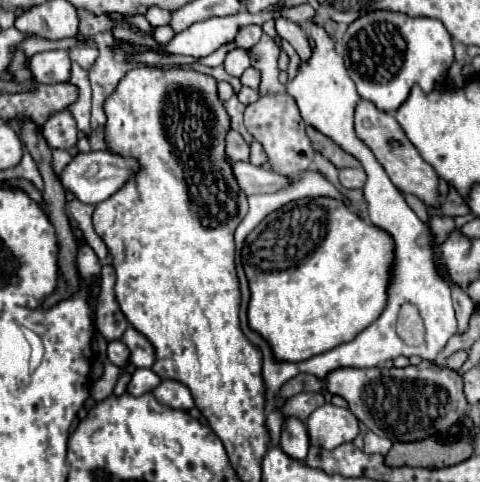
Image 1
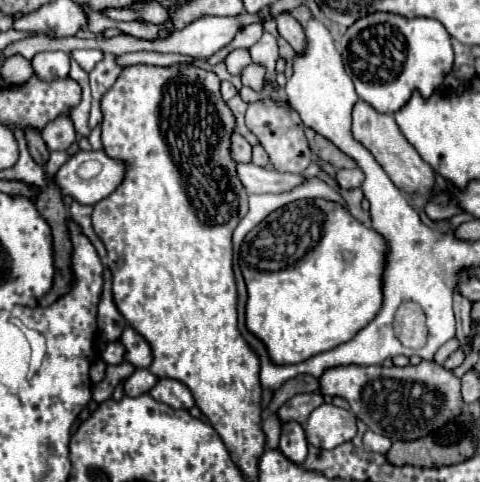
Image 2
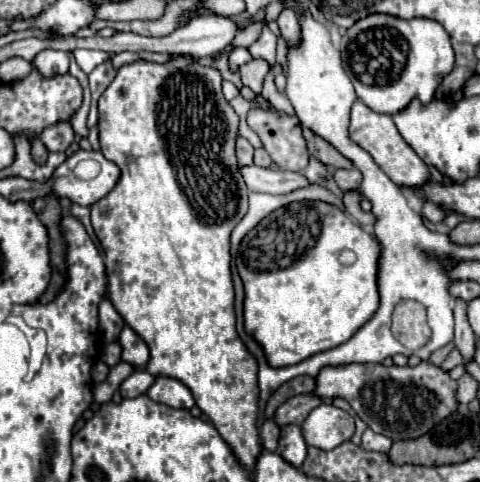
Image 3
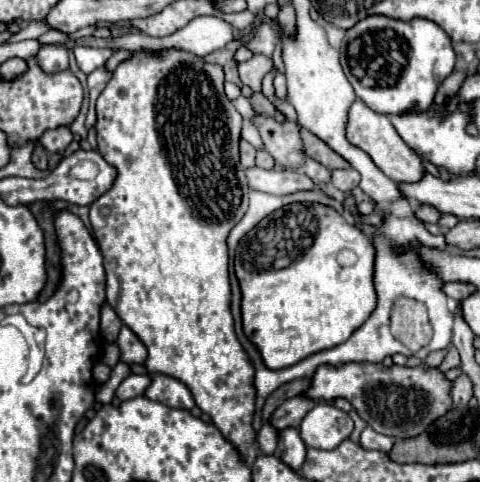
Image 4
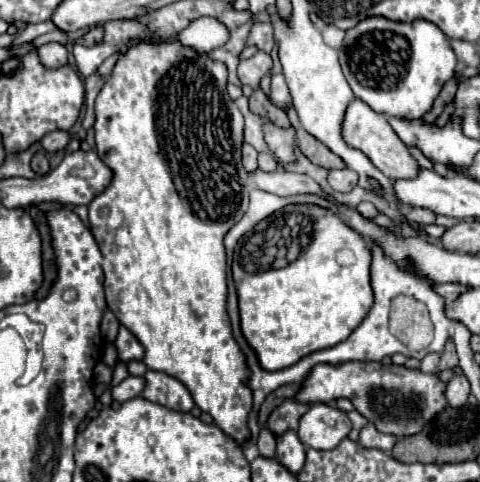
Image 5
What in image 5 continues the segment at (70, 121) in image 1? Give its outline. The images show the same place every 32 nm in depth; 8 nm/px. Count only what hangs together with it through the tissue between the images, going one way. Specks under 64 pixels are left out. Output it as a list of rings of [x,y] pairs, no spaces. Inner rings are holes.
[[[54,130],[54,132],[48,132],[48,134],[40,140],[40,144],[42,144],[42,148],[44,148],[46,152],[58,152],[58,150],[64,150],[64,148],[68,146],[68,142],[70,142],[70,132],[66,132],[66,130]]]

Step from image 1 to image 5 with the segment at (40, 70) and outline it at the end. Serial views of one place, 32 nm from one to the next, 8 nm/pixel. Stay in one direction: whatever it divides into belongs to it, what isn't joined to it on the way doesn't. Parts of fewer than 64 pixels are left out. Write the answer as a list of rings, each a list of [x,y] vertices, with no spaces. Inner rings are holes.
[[[44,44],[38,48],[38,56],[40,56],[40,62],[44,68],[62,68],[68,64],[68,50],[66,46],[62,44]]]

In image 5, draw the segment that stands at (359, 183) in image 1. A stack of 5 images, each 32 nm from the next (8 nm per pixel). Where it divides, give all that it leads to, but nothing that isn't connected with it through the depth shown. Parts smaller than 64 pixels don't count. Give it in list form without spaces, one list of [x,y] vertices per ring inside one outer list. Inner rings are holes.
[[[350,168],[344,170],[330,170],[328,184],[338,192],[350,192],[358,184],[358,174]]]

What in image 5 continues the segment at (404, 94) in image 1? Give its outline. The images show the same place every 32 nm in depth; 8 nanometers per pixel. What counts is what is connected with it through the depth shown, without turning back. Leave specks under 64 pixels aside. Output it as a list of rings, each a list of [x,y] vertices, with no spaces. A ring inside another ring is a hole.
[[[370,16],[358,22],[354,28],[346,30],[346,38],[340,48],[340,64],[356,98],[364,100],[374,112],[396,118],[420,118],[432,108],[434,98],[438,96],[444,82],[454,76],[456,54],[450,48],[448,36],[428,20],[394,22],[384,16]]]

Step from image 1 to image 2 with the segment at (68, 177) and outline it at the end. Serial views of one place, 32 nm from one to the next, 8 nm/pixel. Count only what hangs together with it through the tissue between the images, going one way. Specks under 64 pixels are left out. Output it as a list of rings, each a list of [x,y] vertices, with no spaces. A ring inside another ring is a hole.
[[[78,152],[74,154],[56,174],[56,184],[60,184],[62,192],[66,196],[72,196],[80,204],[96,204],[110,196],[124,180],[126,176],[126,164],[110,158],[106,152]],[[98,160],[102,164],[102,170],[98,176],[84,180],[78,176],[78,168],[88,162]]]

